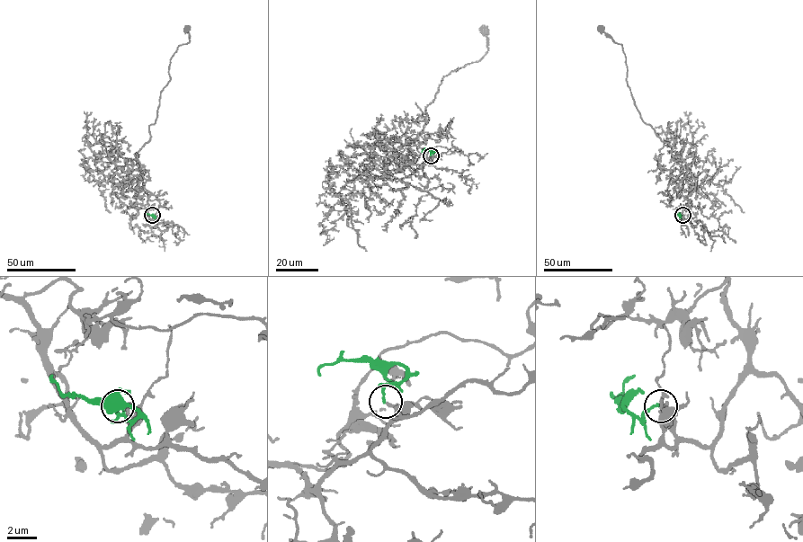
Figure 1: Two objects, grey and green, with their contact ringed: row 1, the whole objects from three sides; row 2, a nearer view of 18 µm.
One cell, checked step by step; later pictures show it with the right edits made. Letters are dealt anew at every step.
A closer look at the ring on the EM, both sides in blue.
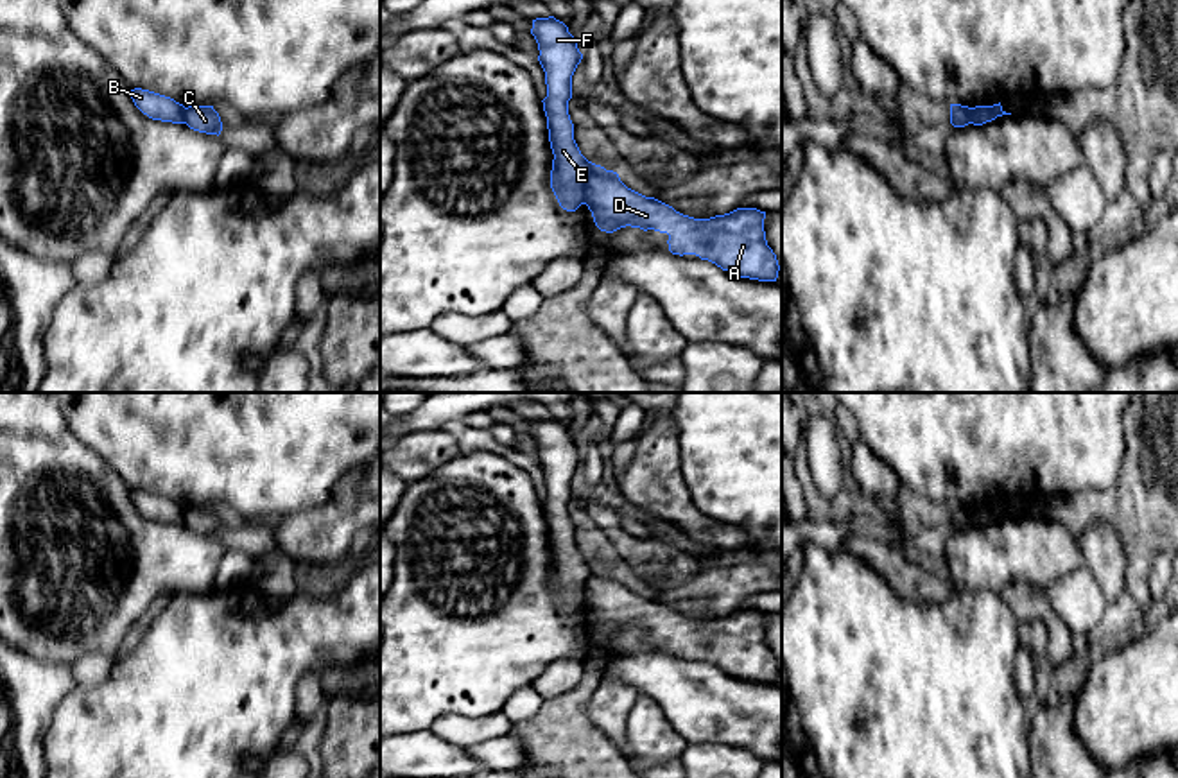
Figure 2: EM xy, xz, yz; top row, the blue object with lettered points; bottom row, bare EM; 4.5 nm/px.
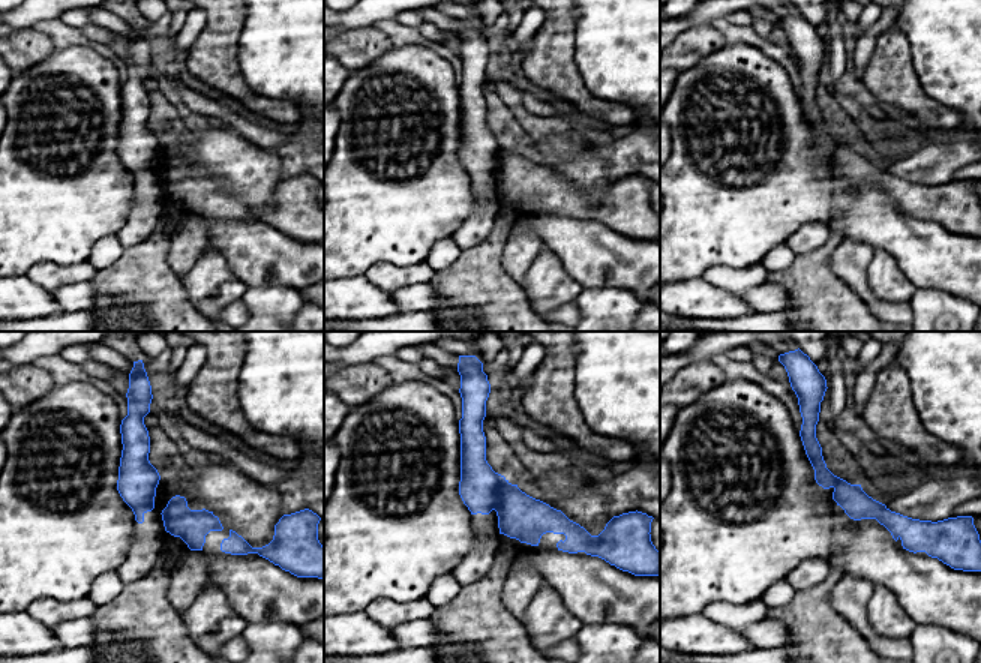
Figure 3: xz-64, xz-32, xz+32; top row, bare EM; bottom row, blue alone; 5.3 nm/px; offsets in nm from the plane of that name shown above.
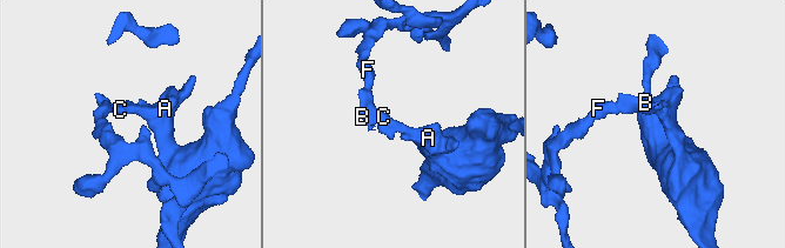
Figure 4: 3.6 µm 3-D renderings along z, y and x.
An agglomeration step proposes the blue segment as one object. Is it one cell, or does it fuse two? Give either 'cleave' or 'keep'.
cleave

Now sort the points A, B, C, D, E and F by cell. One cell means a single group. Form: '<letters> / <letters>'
A C D / B E F

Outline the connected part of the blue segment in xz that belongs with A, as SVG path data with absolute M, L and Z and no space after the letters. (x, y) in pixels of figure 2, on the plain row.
M601 566L593 570L585 584L585 606L592 613L593 624L601 633L613 635L626 627L644 633L654 631L669 636L667 645L672 656L696 656L728 672L732 678L758 683L776 683L778 679L780 667L776 656L767 647L764 633L766 613L757 609L737 609L724 617L694 620L654 599L645 599L628 590L617 574L606 572Z

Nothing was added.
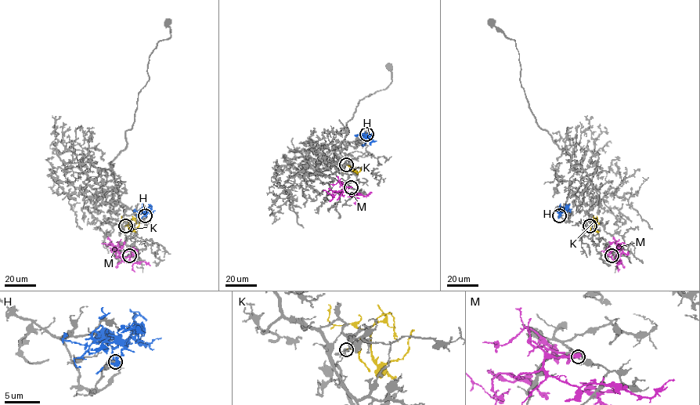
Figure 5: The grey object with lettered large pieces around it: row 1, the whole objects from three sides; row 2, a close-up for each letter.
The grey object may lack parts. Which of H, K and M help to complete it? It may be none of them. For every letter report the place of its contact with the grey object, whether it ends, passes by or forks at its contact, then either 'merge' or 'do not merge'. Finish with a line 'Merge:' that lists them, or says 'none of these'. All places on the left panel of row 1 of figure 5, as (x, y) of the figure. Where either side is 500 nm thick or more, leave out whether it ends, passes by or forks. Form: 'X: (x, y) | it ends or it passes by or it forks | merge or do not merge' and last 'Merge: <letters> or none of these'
H: (145, 215) | it forks | do not merge
K: (125, 226) | it ends | do not merge
M: (129, 255) | it ends | do not merge
Merge: none of these

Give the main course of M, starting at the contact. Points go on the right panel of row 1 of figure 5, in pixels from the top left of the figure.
M: (611, 255), (614, 259), (615, 251), (621, 249), (621, 244), (615, 243)

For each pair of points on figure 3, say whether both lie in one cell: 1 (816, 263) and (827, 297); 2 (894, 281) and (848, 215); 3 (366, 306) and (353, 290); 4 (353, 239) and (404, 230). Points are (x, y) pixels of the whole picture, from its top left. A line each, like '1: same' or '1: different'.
1: same
2: different
3: same
4: same

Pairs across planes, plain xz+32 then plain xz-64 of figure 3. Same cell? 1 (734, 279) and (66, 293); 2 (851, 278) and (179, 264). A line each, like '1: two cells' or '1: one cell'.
1: two cells
2: one cell

